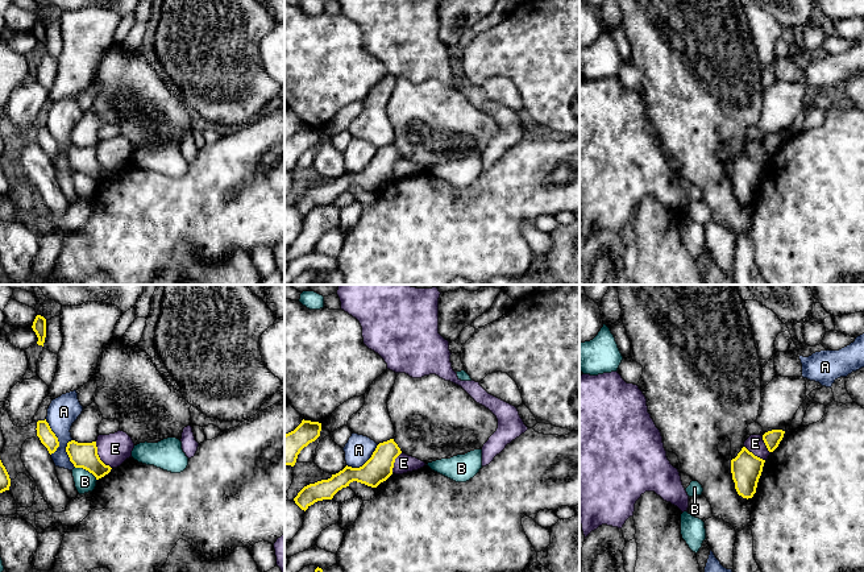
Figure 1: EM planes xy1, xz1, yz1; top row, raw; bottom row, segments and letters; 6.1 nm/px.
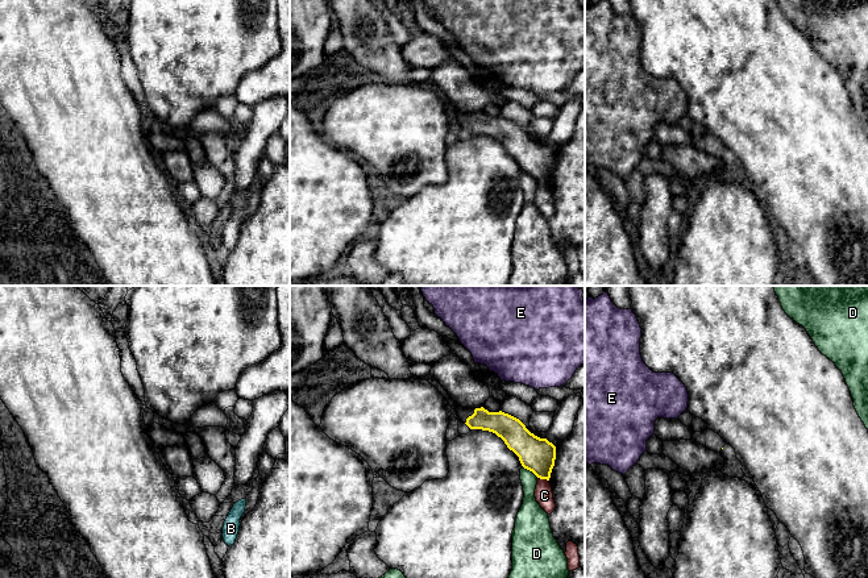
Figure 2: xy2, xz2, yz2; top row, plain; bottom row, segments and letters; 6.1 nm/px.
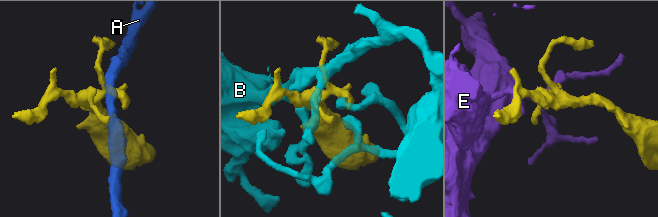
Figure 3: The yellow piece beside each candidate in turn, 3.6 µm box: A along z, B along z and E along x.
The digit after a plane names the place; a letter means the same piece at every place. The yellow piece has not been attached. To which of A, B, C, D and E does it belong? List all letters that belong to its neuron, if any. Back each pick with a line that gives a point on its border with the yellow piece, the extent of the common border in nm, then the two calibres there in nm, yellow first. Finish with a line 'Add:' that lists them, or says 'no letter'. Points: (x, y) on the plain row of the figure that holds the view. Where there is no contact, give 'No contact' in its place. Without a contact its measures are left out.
Add: no letter

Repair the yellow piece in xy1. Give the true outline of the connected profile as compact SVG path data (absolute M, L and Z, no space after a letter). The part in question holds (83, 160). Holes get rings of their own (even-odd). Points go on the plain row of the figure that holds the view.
M71 145L67 148L66 157L75 173L83 173L88 175L96 182L96 185L108 179L112 174L100 165L96 146L78 148Z

